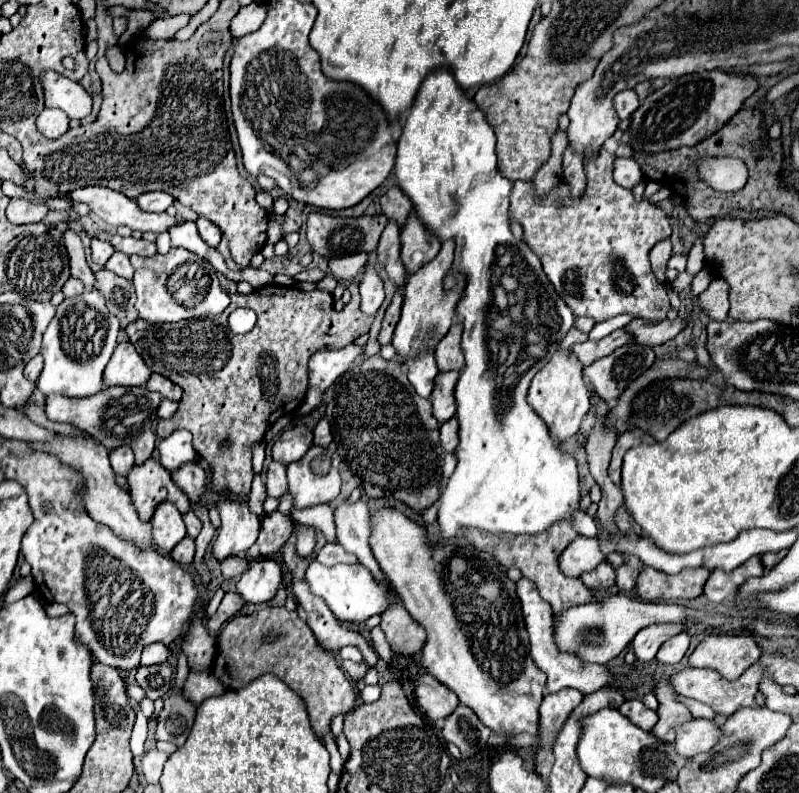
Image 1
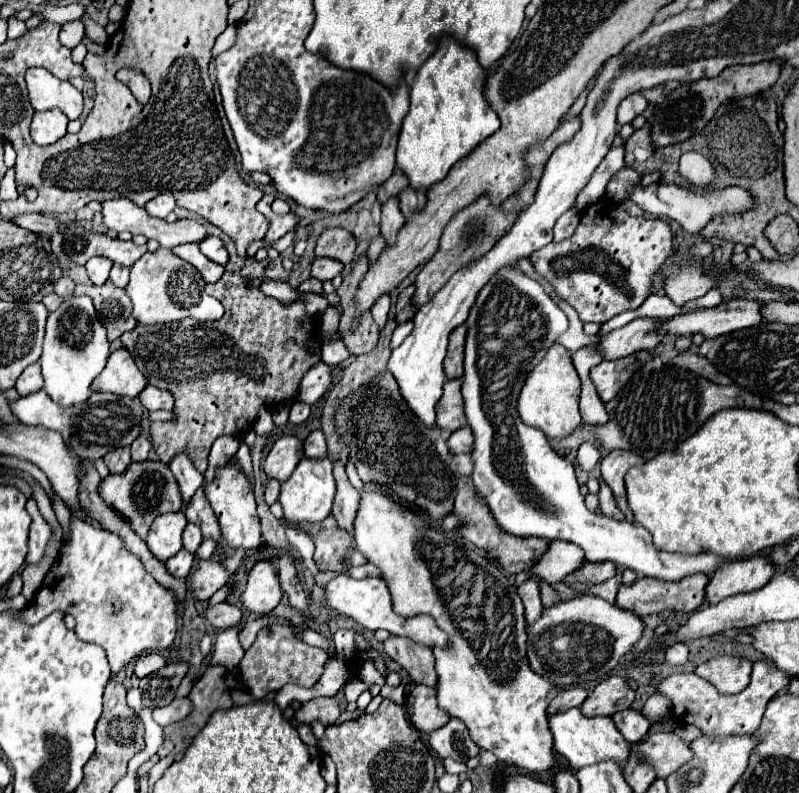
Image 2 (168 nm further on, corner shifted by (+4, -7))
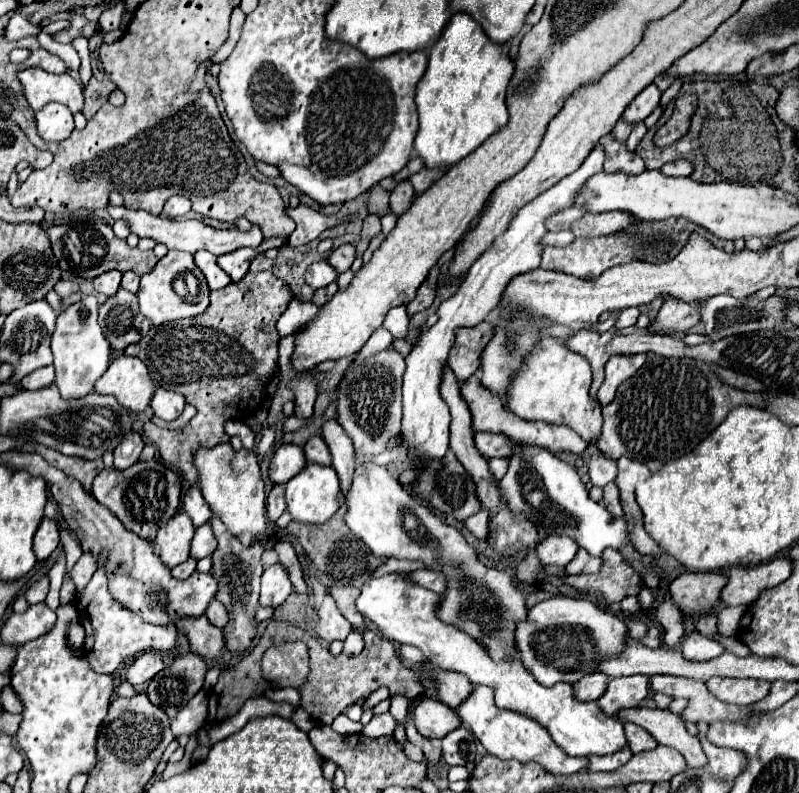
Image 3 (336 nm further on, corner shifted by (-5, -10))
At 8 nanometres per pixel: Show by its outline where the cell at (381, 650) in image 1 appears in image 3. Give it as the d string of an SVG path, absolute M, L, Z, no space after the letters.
M393 696L391 698L391 714L397 722L405 722L407 718L407 708L409 708L409 700L405 696Z

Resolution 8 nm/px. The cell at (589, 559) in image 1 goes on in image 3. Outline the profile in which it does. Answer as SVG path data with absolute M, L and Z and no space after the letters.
M549 534L547 538L543 538L537 544L537 554L543 562L543 566L547 564L557 564L557 566L567 566L571 562L571 558L577 554L579 546L575 540L567 538L567 536L559 536L559 534Z

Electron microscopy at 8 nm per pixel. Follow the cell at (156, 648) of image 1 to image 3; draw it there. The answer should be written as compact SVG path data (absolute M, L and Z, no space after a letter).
M145 652L133 660L133 664L127 668L125 678L133 686L141 686L147 680L151 680L159 670L163 670L163 660L157 652Z

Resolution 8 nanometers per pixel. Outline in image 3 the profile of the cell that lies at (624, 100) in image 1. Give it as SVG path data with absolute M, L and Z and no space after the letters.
M649 84L643 92L639 92L639 94L631 100L631 104L629 104L629 106L625 108L625 112L623 112L623 118L625 118L629 124L639 122L639 120L645 120L645 118L653 112L653 108L659 104L659 98L661 98L659 88L657 88L655 84Z

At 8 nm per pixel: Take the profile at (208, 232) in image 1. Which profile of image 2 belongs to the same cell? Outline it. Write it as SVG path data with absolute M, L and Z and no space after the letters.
M208 237L208 239L202 239L200 241L200 249L202 249L202 253L210 259L210 261L214 261L214 263L220 263L220 265L224 265L226 261L228 261L228 253L226 253L226 247L224 247L224 243L218 239L218 237Z

